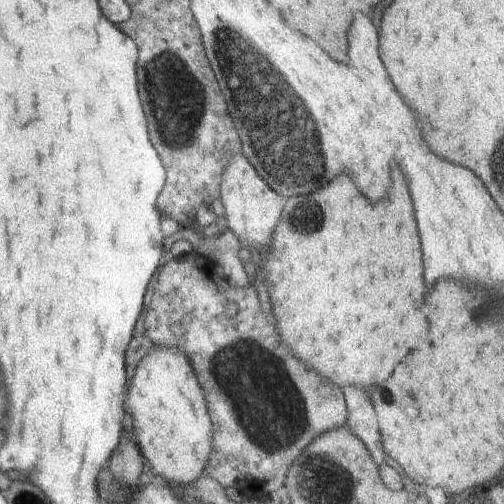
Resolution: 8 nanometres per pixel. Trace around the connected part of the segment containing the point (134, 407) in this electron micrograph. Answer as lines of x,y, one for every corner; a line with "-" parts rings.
155,346
155,350
139,360
128,384
126,412
132,416
132,434
136,436
137,447
151,478
164,480
172,488
188,485
199,478
213,450
213,425
194,368
179,349

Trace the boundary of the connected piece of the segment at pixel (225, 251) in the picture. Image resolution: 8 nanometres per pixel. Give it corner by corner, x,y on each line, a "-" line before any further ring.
229,229
216,238
208,238
201,233
198,235
201,239
206,238
198,246
198,254
213,259
221,266
228,284
238,288
250,284
244,260
239,257
239,251
242,249
240,240

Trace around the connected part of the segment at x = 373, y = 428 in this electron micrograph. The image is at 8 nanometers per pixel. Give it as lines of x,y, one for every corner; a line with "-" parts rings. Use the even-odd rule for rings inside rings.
344,388
346,396
346,421
343,426
350,430
354,436
358,436
360,442
364,442
366,450
374,458
376,464
384,462
384,454
380,452
380,436
378,436
378,424
376,424
376,414
374,408
366,396
364,390
360,388

